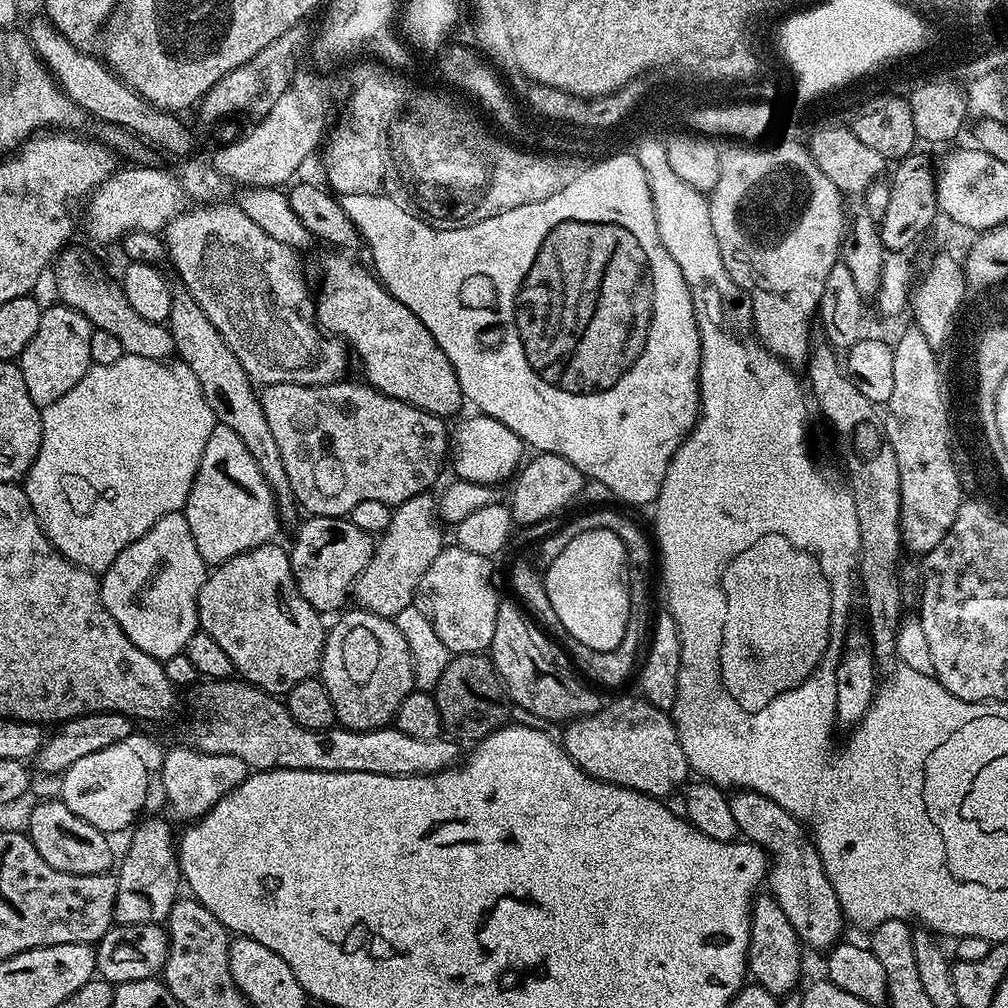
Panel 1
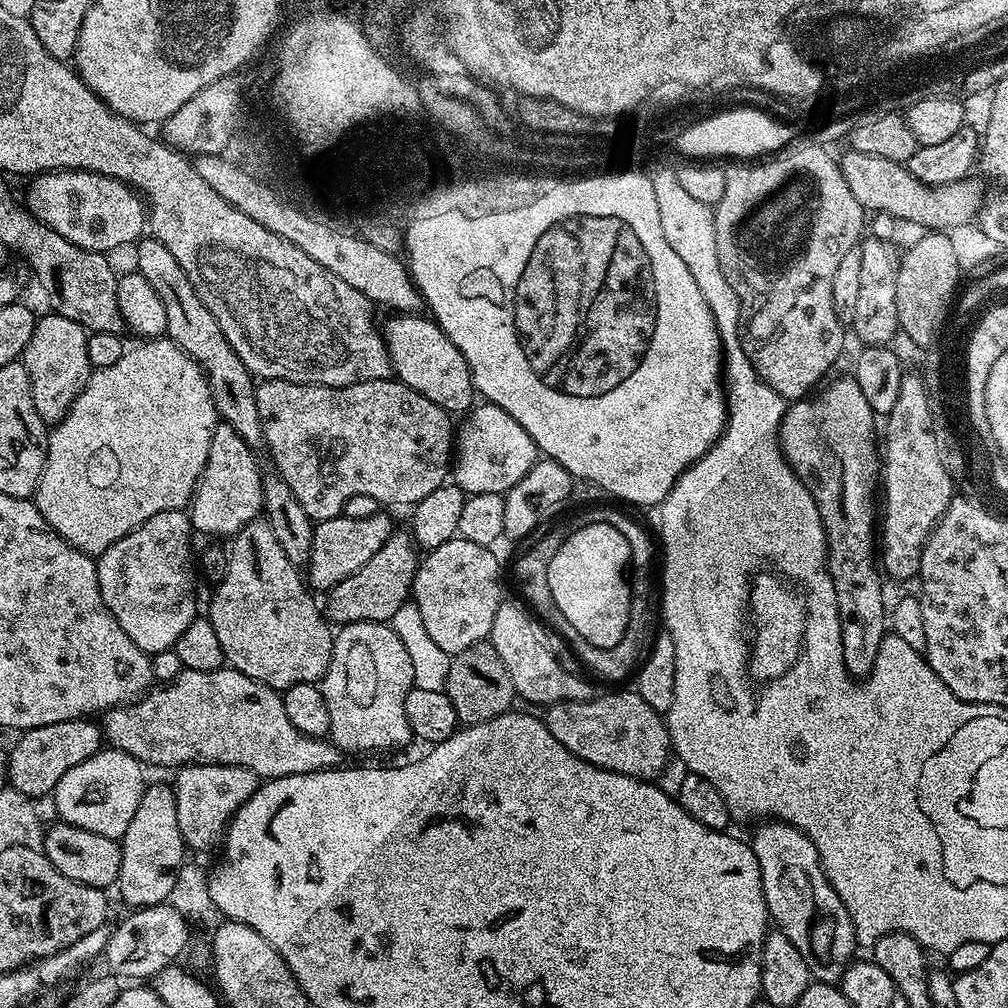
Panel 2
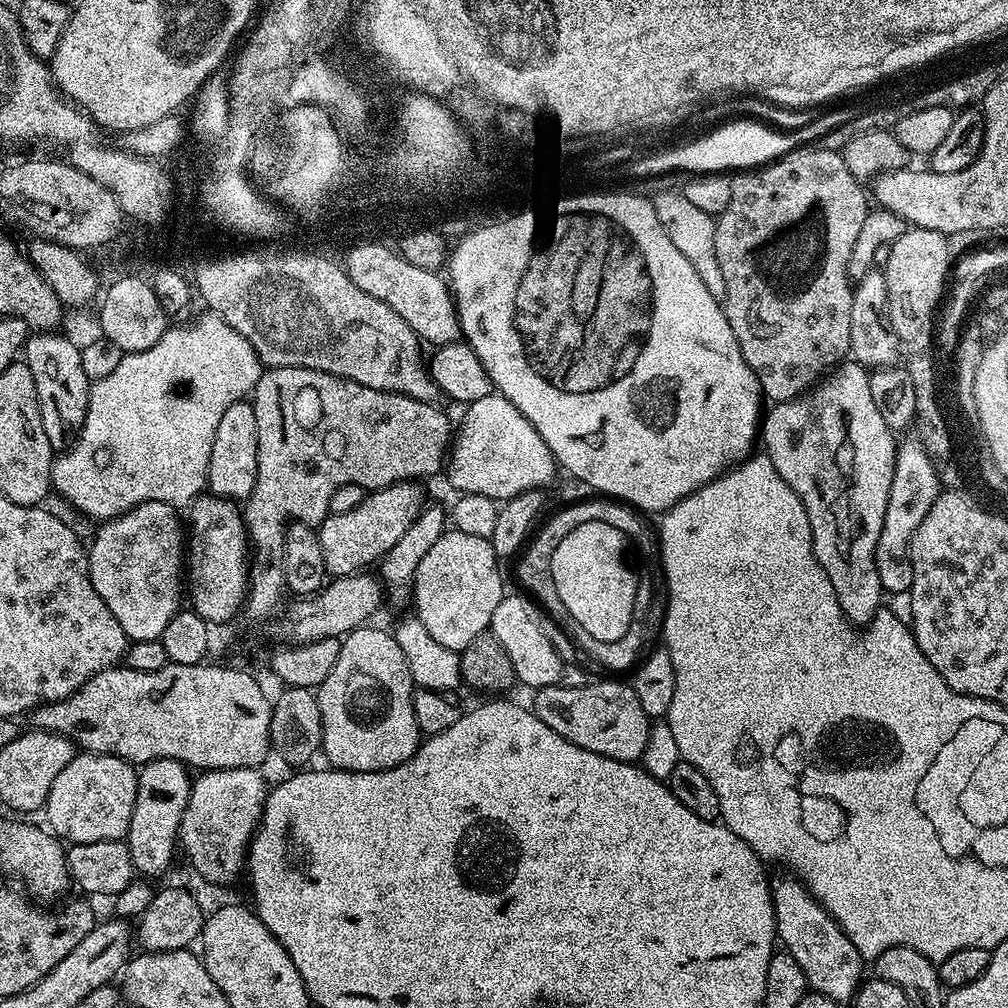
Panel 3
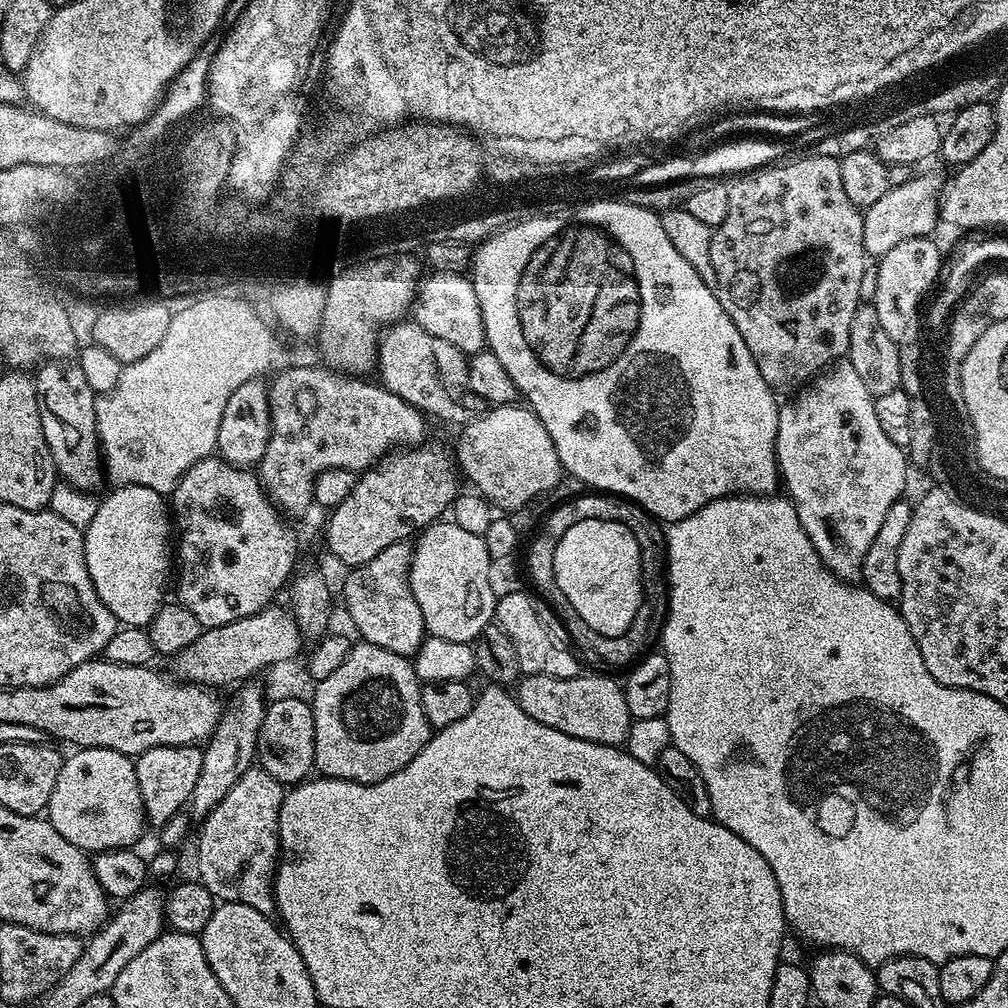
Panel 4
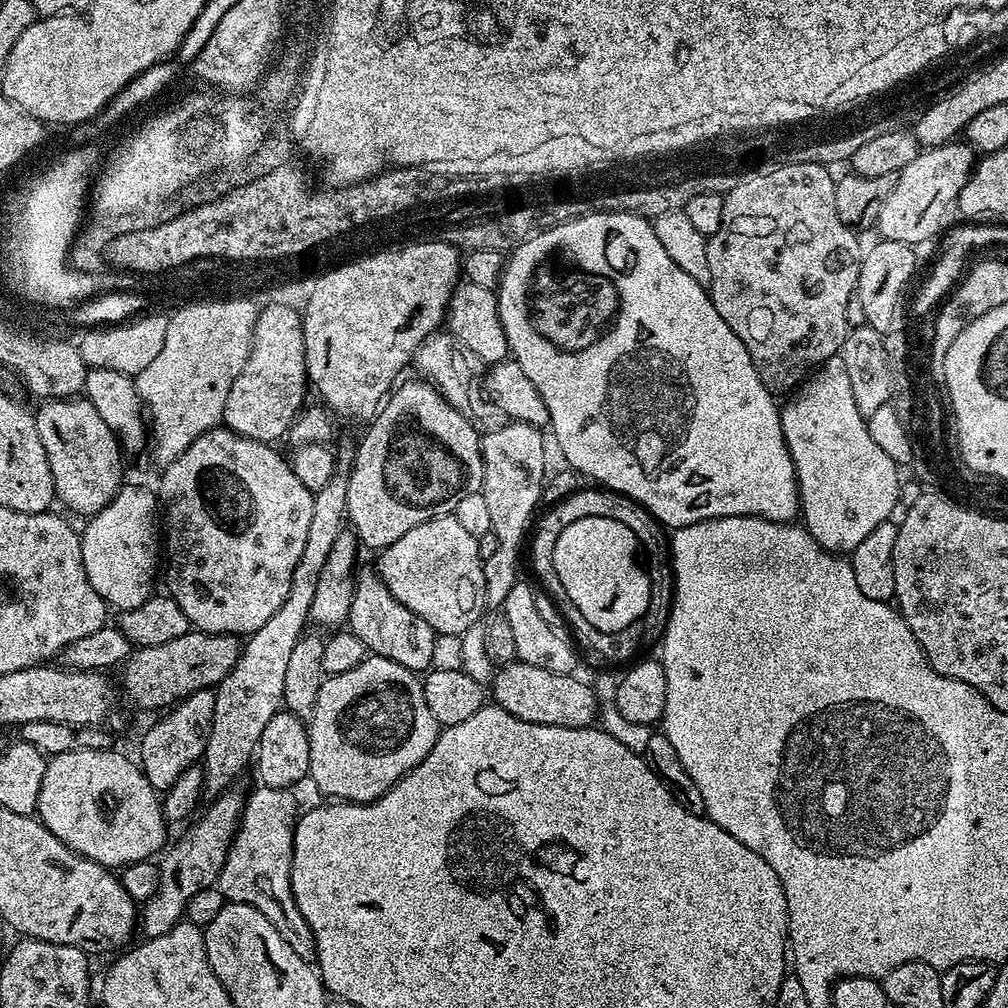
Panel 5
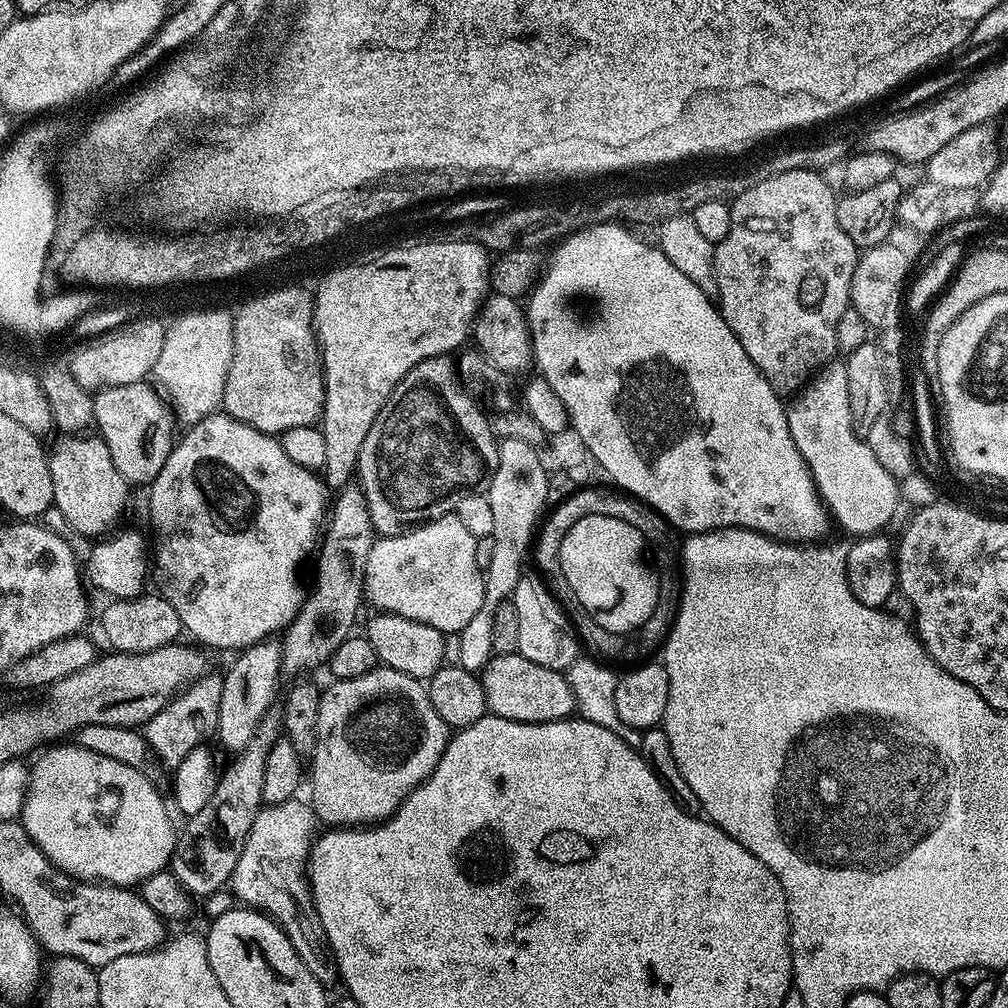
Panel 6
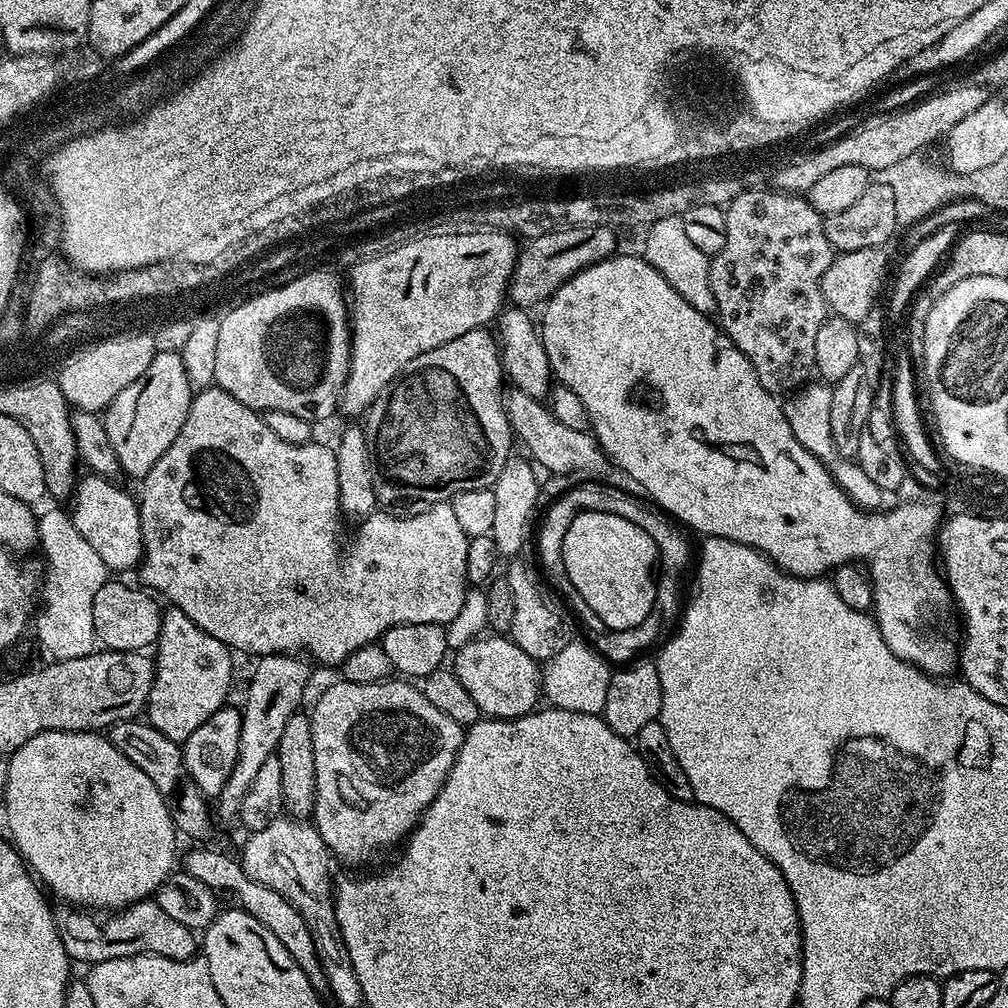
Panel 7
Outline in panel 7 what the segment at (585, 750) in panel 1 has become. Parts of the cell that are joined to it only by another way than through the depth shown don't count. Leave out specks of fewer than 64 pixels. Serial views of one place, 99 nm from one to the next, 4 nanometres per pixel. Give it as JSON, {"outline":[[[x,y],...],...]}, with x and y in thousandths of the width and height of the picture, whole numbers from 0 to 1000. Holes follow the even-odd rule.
{"outline":[[[484,629],[479,633],[469,633],[451,644],[447,655],[446,662],[452,668],[454,677],[462,681],[466,692],[474,696],[474,704],[481,711],[490,714],[513,714],[514,711],[523,710],[529,705],[535,699],[532,697],[537,697],[537,660],[528,655],[526,649],[522,649],[522,645],[515,643],[503,630]]]}

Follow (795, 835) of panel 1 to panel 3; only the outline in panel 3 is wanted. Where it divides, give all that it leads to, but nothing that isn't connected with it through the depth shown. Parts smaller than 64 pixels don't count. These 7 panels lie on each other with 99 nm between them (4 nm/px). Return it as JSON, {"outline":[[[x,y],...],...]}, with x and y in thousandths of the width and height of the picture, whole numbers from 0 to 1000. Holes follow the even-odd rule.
{"outline":[[[785,868],[782,869],[778,869],[774,874],[766,877],[766,898],[768,899],[770,927],[773,936],[776,938],[777,943],[786,947],[788,954],[792,954],[792,958],[798,960],[805,983],[815,986],[835,998],[840,997],[840,992],[842,995],[849,991],[849,984],[858,967],[856,964],[859,960],[859,953],[853,949],[853,943],[847,938],[843,930],[834,923],[828,911],[810,894],[809,889],[798,880],[795,874]]]}

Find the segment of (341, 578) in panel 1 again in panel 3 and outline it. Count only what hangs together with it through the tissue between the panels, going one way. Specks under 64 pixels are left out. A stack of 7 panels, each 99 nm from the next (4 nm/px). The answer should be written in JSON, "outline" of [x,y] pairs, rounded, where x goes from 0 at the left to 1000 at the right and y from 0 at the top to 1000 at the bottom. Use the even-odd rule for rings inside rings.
{"outline":[[[398,478],[366,487],[351,506],[343,510],[326,510],[316,517],[319,555],[323,557],[325,571],[351,571],[380,556],[381,551],[411,522],[417,507],[423,502],[421,488],[413,478]]]}

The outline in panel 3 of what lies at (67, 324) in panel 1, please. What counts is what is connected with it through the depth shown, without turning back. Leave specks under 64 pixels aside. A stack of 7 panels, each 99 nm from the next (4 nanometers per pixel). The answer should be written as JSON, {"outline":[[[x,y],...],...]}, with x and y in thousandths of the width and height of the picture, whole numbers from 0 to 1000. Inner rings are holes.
{"outline":[[[56,327],[29,332],[22,346],[23,360],[27,361],[30,371],[34,371],[36,394],[42,411],[42,427],[46,427],[46,435],[50,435],[56,446],[63,445],[72,430],[83,420],[89,375],[85,367],[81,367],[79,346],[65,332]]]}

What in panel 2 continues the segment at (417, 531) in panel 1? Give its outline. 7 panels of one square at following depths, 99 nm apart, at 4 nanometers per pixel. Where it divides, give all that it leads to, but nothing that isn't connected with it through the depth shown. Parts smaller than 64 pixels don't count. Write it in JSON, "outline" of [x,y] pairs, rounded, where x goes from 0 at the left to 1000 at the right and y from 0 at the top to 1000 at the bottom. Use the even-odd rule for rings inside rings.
{"outline":[[[390,527],[379,546],[375,546],[375,550],[371,550],[363,562],[347,569],[347,573],[339,573],[339,577],[327,585],[326,591],[329,592],[325,595],[324,606],[327,611],[329,606],[328,614],[333,614],[337,621],[360,615],[373,618],[388,616],[395,603],[408,592],[409,577],[415,563],[413,548],[415,549],[414,541],[404,527]]]}

